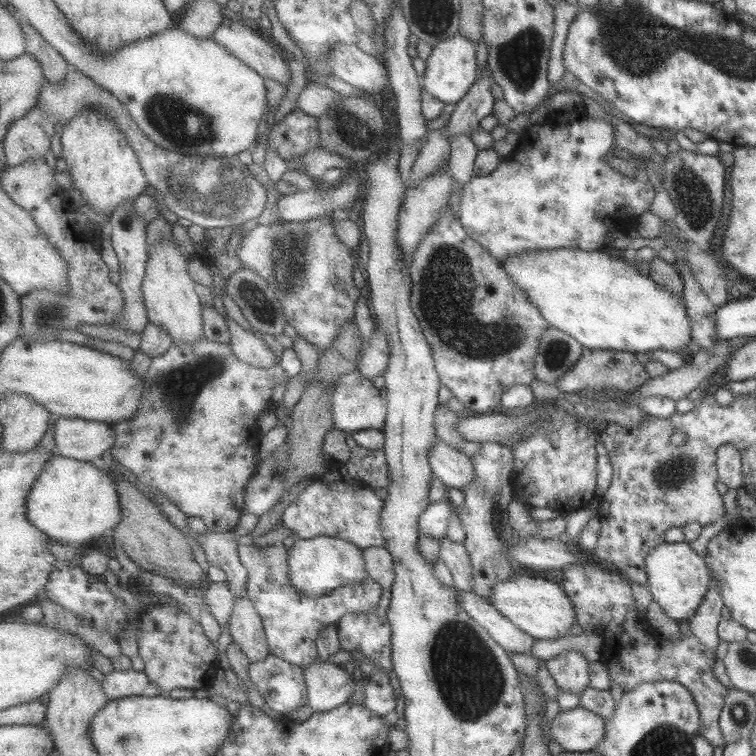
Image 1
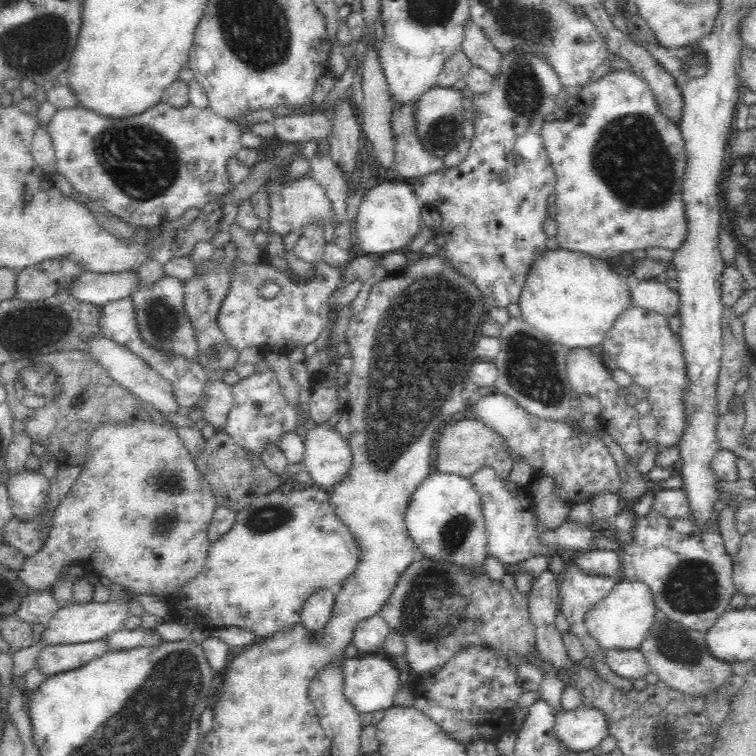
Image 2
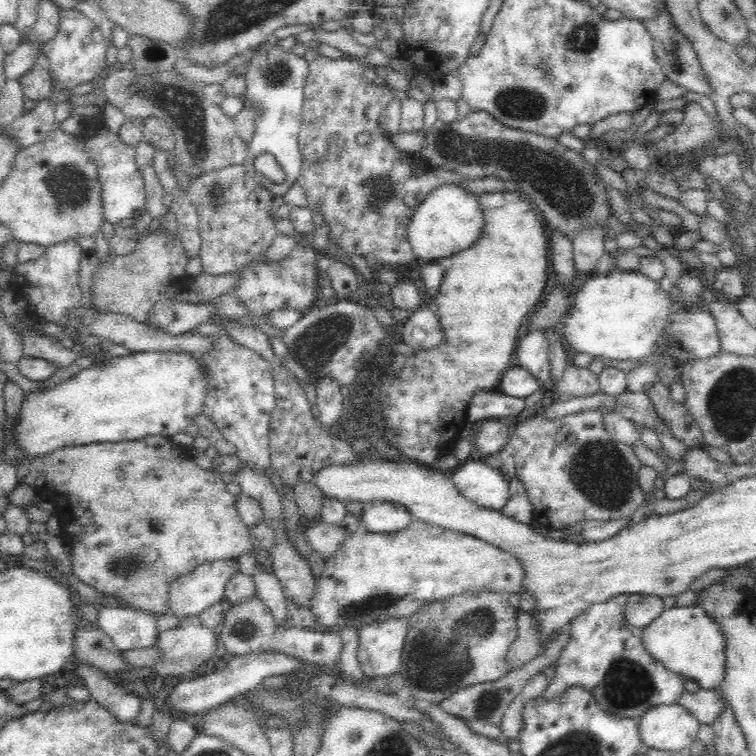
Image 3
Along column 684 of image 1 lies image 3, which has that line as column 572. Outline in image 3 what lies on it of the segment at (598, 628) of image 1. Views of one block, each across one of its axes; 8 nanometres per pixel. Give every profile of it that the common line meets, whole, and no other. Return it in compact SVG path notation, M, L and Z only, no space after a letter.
M617 594L608 598L606 602L590 605L582 614L569 622L568 640L555 666L555 675L549 680L544 693L536 698L539 702L552 702L552 699L562 698L567 688L582 687L588 689L602 711L616 717L639 718L654 706L678 704L678 699L684 696L686 680L670 672L661 662L652 657L642 642L643 630L628 624L625 610L629 596L630 594Z

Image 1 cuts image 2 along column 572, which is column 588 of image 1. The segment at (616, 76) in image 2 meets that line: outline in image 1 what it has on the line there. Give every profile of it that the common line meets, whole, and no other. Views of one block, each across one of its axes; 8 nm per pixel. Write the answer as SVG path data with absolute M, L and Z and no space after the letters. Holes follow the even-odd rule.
M598 101L599 105L608 113L608 119L594 117L593 113L589 112L583 118L573 118L569 120L567 118L566 111L554 111L538 121L537 124L533 125L533 128L529 130L529 138L533 140L533 150L525 150L525 144L523 144L523 150L527 156L527 160L519 158L517 156L517 162L519 164L525 164L525 166L509 166L509 162L505 160L499 165L499 168L492 172L491 174L477 176L475 175L468 183L465 183L462 186L463 192L461 197L461 205L459 206L459 218L462 224L465 226L467 233L474 238L476 242L482 244L483 247L487 248L491 252L491 255L495 259L500 261L503 264L503 261L511 259L512 257L517 257L523 253L550 250L550 249L580 249L585 251L598 251L605 248L604 240L607 233L613 233L614 231L619 231L623 229L628 231L632 228L635 228L636 220L641 215L641 213L648 210L649 205L651 204L651 199L653 198L653 186L649 183L645 171L638 167L636 168L635 175L625 175L621 172L616 172L611 169L609 162L607 162L607 152L609 152L613 147L613 129L614 126L611 125L611 116L617 115L617 113L611 109L607 102ZM619 208L626 208L627 214L621 214Z

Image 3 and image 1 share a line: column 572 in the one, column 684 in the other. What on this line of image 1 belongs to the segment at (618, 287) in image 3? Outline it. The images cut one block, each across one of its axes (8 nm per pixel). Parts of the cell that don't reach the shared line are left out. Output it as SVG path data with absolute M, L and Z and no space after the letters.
M550 249L529 252L507 259L502 265L512 274L511 278L523 290L523 294L527 294L527 298L540 308L551 327L571 335L585 349L629 353L647 353L662 349L679 353L685 346L692 345L690 320L682 298L643 276L630 263L608 255L603 249Z

